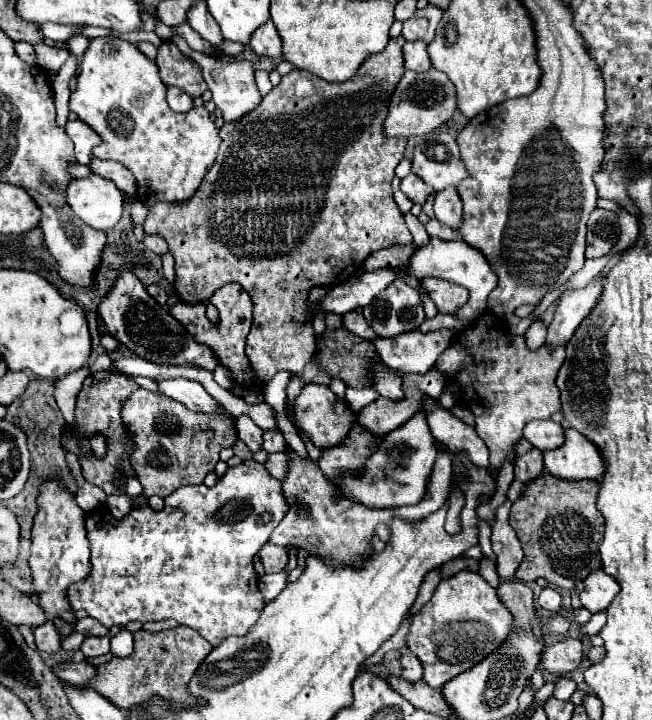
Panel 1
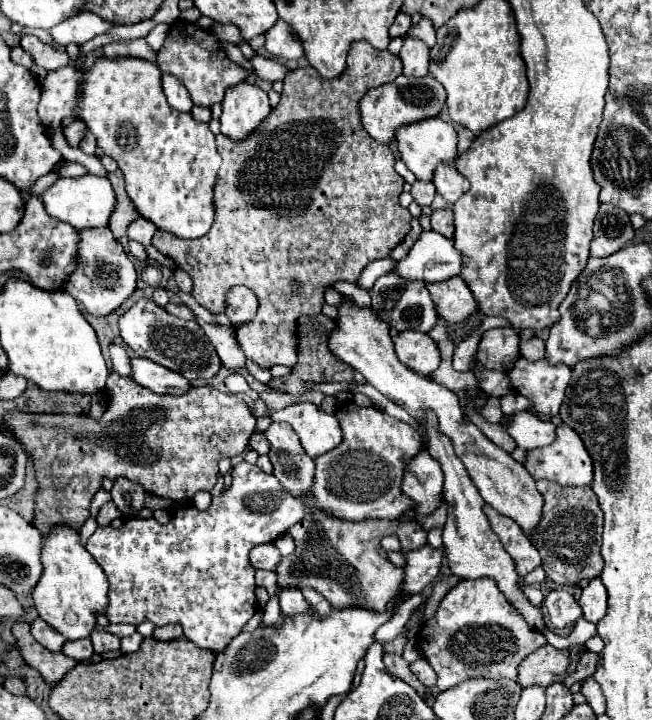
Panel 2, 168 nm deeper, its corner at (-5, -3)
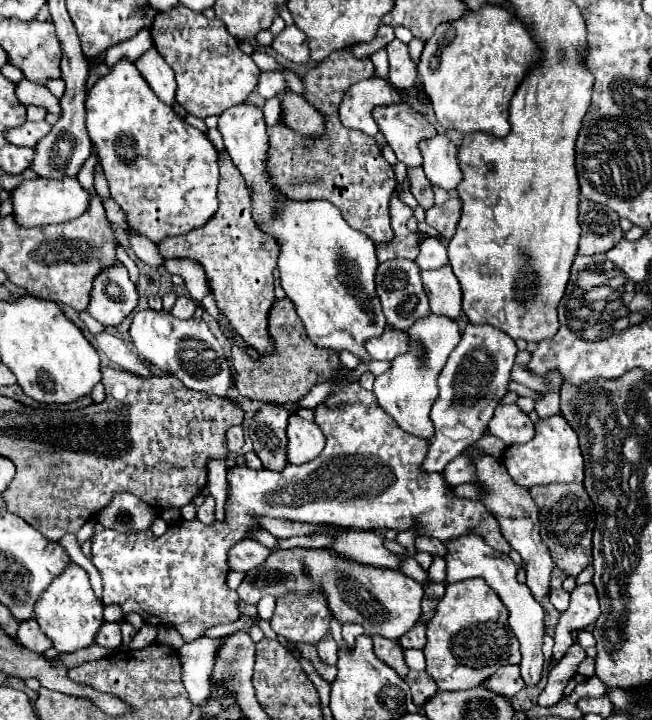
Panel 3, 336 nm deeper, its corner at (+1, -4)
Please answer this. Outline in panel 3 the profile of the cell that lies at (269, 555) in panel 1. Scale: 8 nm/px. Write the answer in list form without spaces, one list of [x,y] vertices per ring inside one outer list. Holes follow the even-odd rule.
[[[242,539],[240,543],[234,543],[228,551],[228,567],[232,571],[250,571],[264,563],[268,555],[270,555],[268,547],[252,539]]]

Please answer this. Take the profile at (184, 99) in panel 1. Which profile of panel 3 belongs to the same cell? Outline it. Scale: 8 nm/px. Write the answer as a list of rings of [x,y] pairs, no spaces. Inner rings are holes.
[[[152,47],[144,55],[140,55],[134,65],[140,71],[140,75],[148,81],[150,89],[156,93],[156,97],[160,101],[164,101],[166,105],[172,105],[176,101],[174,99],[174,93],[176,93],[174,71],[164,63],[164,59],[156,51],[156,47]]]

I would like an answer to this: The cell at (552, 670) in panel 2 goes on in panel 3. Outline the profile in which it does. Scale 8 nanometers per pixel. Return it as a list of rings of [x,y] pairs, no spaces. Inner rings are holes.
[[[518,665],[500,667],[500,671],[496,671],[492,677],[488,677],[482,683],[482,687],[496,693],[496,695],[514,697],[522,689],[522,675],[520,675]]]

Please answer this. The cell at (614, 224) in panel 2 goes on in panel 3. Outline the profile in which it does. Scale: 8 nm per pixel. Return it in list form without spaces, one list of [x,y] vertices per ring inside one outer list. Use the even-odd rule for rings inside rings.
[[[582,199],[578,209],[578,223],[582,229],[578,245],[580,255],[604,253],[622,239],[624,233],[618,225],[618,215],[610,207]]]

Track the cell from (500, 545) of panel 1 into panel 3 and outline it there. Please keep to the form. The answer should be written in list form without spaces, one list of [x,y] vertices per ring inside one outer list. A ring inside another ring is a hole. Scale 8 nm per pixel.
[[[340,367],[340,371],[332,377],[332,381],[334,381],[332,393],[330,393],[322,403],[318,403],[318,405],[314,407],[314,423],[320,427],[320,431],[322,431],[324,437],[326,437],[326,445],[324,445],[322,453],[320,453],[316,459],[308,461],[306,465],[290,465],[290,467],[284,467],[282,471],[272,471],[272,469],[264,469],[264,467],[258,469],[258,471],[254,471],[254,469],[248,469],[246,465],[242,465],[242,467],[236,465],[236,467],[228,469],[228,483],[230,483],[230,487],[232,487],[232,499],[228,499],[228,503],[226,503],[226,521],[222,521],[222,523],[216,521],[214,525],[208,527],[208,525],[200,523],[198,519],[192,519],[192,521],[180,519],[178,523],[172,523],[172,525],[168,527],[168,531],[166,531],[162,537],[154,537],[152,531],[144,531],[144,533],[136,533],[136,535],[122,535],[122,533],[116,533],[116,531],[112,531],[112,529],[104,529],[102,533],[94,535],[94,537],[92,537],[92,563],[96,565],[96,569],[100,571],[100,577],[102,577],[102,585],[104,585],[104,597],[102,597],[102,601],[104,601],[104,605],[116,603],[116,605],[122,607],[124,615],[126,615],[126,613],[132,613],[132,611],[134,611],[134,613],[146,613],[146,615],[144,615],[144,621],[146,621],[146,623],[170,625],[170,627],[174,627],[174,629],[182,635],[184,641],[194,641],[194,639],[202,637],[202,633],[204,633],[208,627],[212,627],[212,625],[236,621],[236,619],[240,617],[240,611],[238,611],[238,607],[236,607],[236,603],[240,601],[240,597],[236,595],[236,591],[232,591],[232,589],[226,587],[226,575],[228,575],[228,571],[230,571],[230,567],[226,565],[226,555],[228,555],[228,549],[232,547],[232,543],[236,543],[236,541],[240,541],[240,539],[246,539],[246,537],[248,537],[248,529],[250,529],[252,525],[258,525],[258,523],[254,521],[254,517],[262,517],[262,515],[266,515],[266,517],[276,517],[276,519],[288,519],[288,521],[304,521],[304,523],[342,525],[342,527],[354,527],[354,529],[380,529],[380,531],[382,531],[382,529],[394,529],[394,531],[406,531],[406,529],[410,529],[410,527],[416,527],[416,535],[436,537],[436,539],[440,539],[442,543],[452,541],[452,539],[456,539],[456,537],[460,537],[460,535],[466,535],[466,533],[474,533],[474,535],[480,535],[492,549],[496,549],[496,551],[508,555],[508,553],[510,553],[510,547],[508,547],[508,543],[504,541],[504,537],[500,535],[500,527],[498,527],[496,519],[488,513],[488,509],[486,509],[480,501],[456,497],[456,495],[454,495],[454,489],[448,487],[448,483],[446,483],[446,479],[444,479],[444,473],[428,473],[428,471],[422,469],[422,461],[424,461],[424,457],[426,457],[426,453],[428,453],[430,441],[428,441],[428,439],[420,439],[420,437],[416,437],[416,435],[408,435],[406,431],[402,431],[400,427],[396,427],[396,421],[394,421],[388,413],[384,413],[382,407],[378,405],[378,399],[376,399],[376,395],[374,395],[374,391],[366,391],[358,381],[352,381],[352,383],[350,383],[350,381],[348,381],[348,373],[350,373],[350,371],[348,371],[346,367]]]

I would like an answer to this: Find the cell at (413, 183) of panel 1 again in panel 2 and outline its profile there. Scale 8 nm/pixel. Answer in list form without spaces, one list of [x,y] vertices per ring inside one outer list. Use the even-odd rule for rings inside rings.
[[[416,180],[416,182],[412,184],[410,194],[414,196],[414,202],[416,202],[418,206],[430,206],[430,202],[432,202],[432,198],[434,198],[434,194],[436,194],[436,188],[434,188],[432,182],[420,182],[420,180]]]

